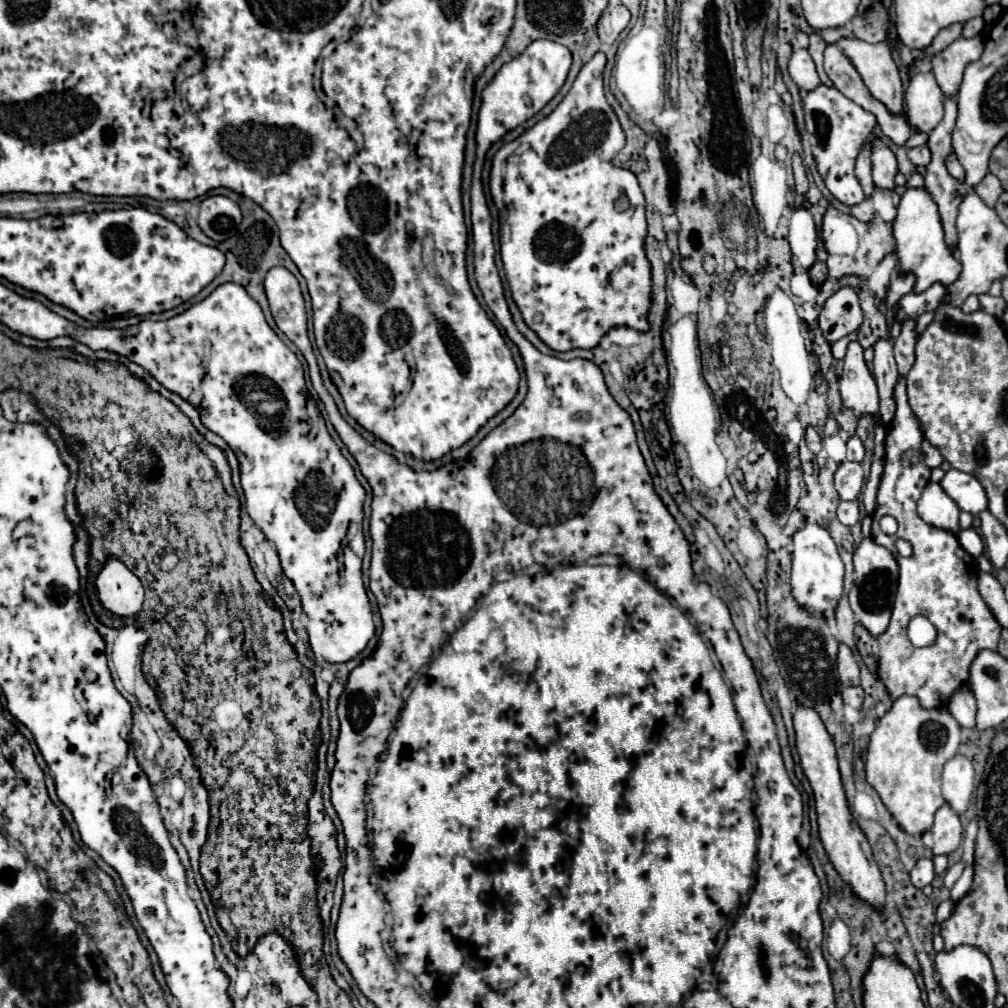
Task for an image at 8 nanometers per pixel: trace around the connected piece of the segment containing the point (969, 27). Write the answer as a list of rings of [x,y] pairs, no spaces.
[[[973,17],[973,19],[969,19],[969,21],[965,23],[963,37],[977,37],[977,35],[981,35],[983,27],[985,27],[985,21],[983,21],[983,17]]]

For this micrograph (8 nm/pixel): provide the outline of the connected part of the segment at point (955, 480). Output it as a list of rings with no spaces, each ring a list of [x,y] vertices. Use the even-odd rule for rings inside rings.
[[[949,469],[945,477],[941,479],[943,491],[957,503],[961,511],[967,511],[971,515],[977,515],[987,509],[987,497],[981,487],[981,483],[963,471]]]

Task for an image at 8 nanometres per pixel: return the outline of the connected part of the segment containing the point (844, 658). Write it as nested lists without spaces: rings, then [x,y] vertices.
[[[839,645],[837,669],[839,669],[839,679],[845,687],[847,685],[859,685],[859,665],[857,665],[853,651],[847,645]]]

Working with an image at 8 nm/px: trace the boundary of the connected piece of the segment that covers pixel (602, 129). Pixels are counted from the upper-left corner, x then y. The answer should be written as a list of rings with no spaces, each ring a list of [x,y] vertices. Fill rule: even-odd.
[[[595,55],[579,71],[571,91],[557,105],[557,109],[549,117],[545,117],[543,121],[533,125],[529,131],[525,131],[519,139],[515,139],[511,143],[505,143],[505,149],[499,149],[499,157],[495,153],[493,167],[491,167],[491,195],[493,195],[493,201],[495,201],[497,209],[499,209],[499,223],[501,223],[500,255],[506,272],[507,283],[517,307],[521,309],[521,315],[525,317],[525,323],[553,351],[569,351],[569,349],[575,349],[575,347],[593,349],[593,347],[599,345],[603,335],[609,329],[613,329],[613,327],[631,327],[631,329],[637,329],[637,331],[649,331],[649,309],[651,309],[651,301],[653,301],[653,289],[651,289],[651,263],[649,263],[649,259],[645,255],[645,239],[647,239],[645,197],[643,197],[643,191],[641,191],[641,187],[637,183],[637,177],[631,171],[627,171],[627,169],[613,167],[613,163],[611,163],[611,159],[625,145],[625,133],[623,133],[623,129],[619,125],[619,119],[617,119],[615,111],[611,109],[611,105],[605,99],[605,91],[603,91],[603,69],[605,69],[605,63],[607,63],[607,59],[597,59],[597,55]],[[529,153],[541,153],[543,155],[543,165],[541,165],[541,209],[539,209],[539,205],[533,205],[533,197],[529,193],[529,169],[533,165],[533,161],[529,161]],[[621,195],[629,197],[631,209],[625,211],[625,213],[615,213],[613,203]]]

